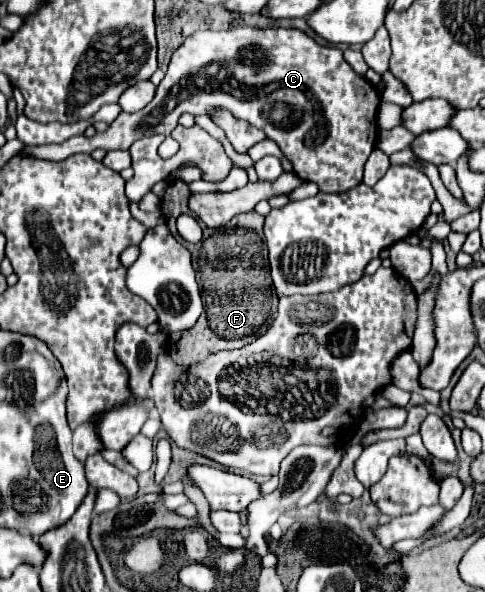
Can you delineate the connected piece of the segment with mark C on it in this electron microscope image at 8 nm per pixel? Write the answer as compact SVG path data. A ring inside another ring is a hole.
M236 26L224 32L202 30L186 38L186 42L172 54L168 72L160 82L154 100L140 112L122 112L106 132L94 138L74 136L64 144L48 146L28 146L22 154L30 154L44 160L64 160L72 154L90 154L96 148L102 150L128 150L132 142L142 136L164 134L168 136L182 112L190 114L210 114L214 108L226 108L236 118L248 120L252 126L264 130L264 134L278 144L282 154L290 160L294 174L304 182L318 184L320 192L346 192L362 182L362 170L376 148L378 124L376 110L380 96L376 86L372 86L364 76L356 76L352 66L342 58L342 50L336 46L322 46L308 34L296 28L250 28Z

